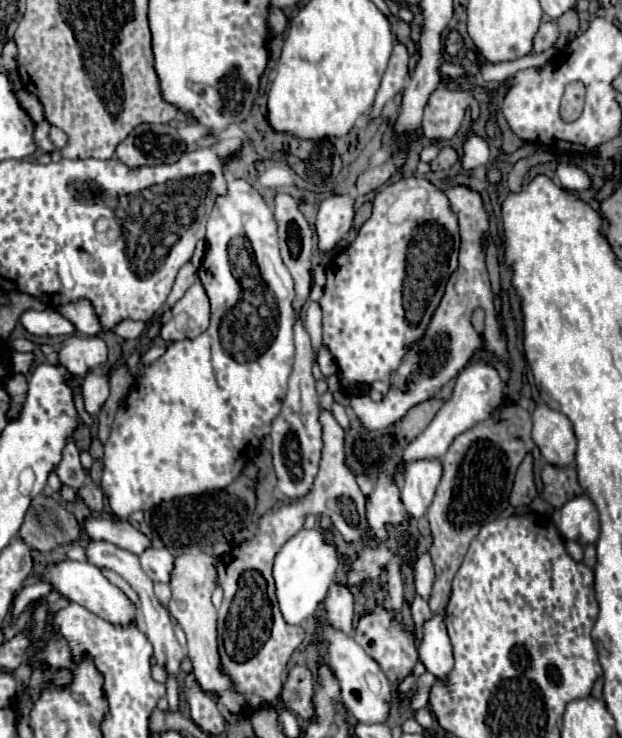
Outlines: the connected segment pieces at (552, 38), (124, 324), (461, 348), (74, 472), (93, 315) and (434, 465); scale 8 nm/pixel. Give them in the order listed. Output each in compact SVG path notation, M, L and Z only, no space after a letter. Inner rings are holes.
M553 21L543 23L543 25L539 27L539 31L537 31L537 35L535 35L533 51L535 51L535 53L541 53L541 51L553 47L557 39L559 39L559 27L557 27L557 23L553 23Z
M125 319L121 323L117 323L113 327L113 331L123 337L123 339L137 339L143 331L145 331L145 323L143 321L133 321L133 319Z
M463 185L451 187L449 191L445 191L445 195L449 197L451 209L459 219L459 231L461 231L459 267L447 281L445 295L435 311L435 319L431 319L431 327L427 329L423 343L411 347L411 355L407 355L407 363L403 363L403 367L399 367L399 371L391 375L387 397L383 397L381 403L373 403L367 395L351 397L351 409L367 429L385 429L397 423L413 405L437 395L439 389L465 367L471 355L483 347L483 343L487 343L487 349L493 351L497 357L507 359L507 345L493 311L493 293L491 293L489 275L485 267L485 255L481 249L481 237L489 231L489 217L483 207L481 195ZM477 307L485 309L485 321L487 321L485 337L479 337L471 325L471 315Z
M73 441L67 443L67 451L63 451L63 463L59 463L57 477L61 479L63 485L73 487L75 491L79 491L87 481L87 471L79 461L79 449L75 447Z
M89 299L65 303L65 305L57 307L55 311L59 311L65 319L69 319L77 327L77 331L81 331L85 335L101 335L103 333L101 319Z
M419 459L407 465L405 481L401 487L401 499L413 519L419 519L427 513L435 497L435 489L441 481L441 475L441 459Z

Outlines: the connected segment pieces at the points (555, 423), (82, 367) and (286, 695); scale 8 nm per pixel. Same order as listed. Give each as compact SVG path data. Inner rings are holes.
M539 403L533 411L533 441L545 461L553 465L571 465L575 461L573 423L559 411Z
M71 337L59 349L59 361L77 377L85 379L91 371L107 365L107 345L99 337Z
M297 663L287 671L287 679L283 683L283 693L281 699L283 703L295 711L301 719L309 721L315 717L315 683L313 683L313 673L305 663Z

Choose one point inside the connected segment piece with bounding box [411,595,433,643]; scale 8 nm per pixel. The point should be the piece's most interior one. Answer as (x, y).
(420, 610)

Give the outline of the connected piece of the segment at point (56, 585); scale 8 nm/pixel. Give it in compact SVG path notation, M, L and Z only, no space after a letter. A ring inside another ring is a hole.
M63 559L59 563L47 565L43 571L43 581L51 583L53 589L67 601L75 601L83 607L87 607L89 611L93 611L95 615L107 619L113 625L129 625L135 615L137 615L137 607L129 601L129 597L115 587L113 583L109 583L109 579L101 573L99 567L91 565L91 563L81 563L81 561L71 561L71 559Z

